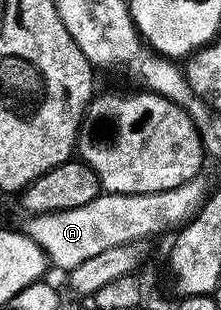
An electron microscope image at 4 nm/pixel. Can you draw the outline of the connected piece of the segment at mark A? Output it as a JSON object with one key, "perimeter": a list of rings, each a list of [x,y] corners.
{"perimeter":[[[195,179],[159,193],[102,191],[96,199],[92,199],[92,203],[84,203],[84,207],[72,207],[72,211],[33,214],[29,218],[30,222],[24,225],[24,232],[39,244],[54,269],[69,271],[109,248],[129,241],[150,239],[153,233],[162,233],[165,229],[174,231],[186,225],[204,204],[200,182]]]}

